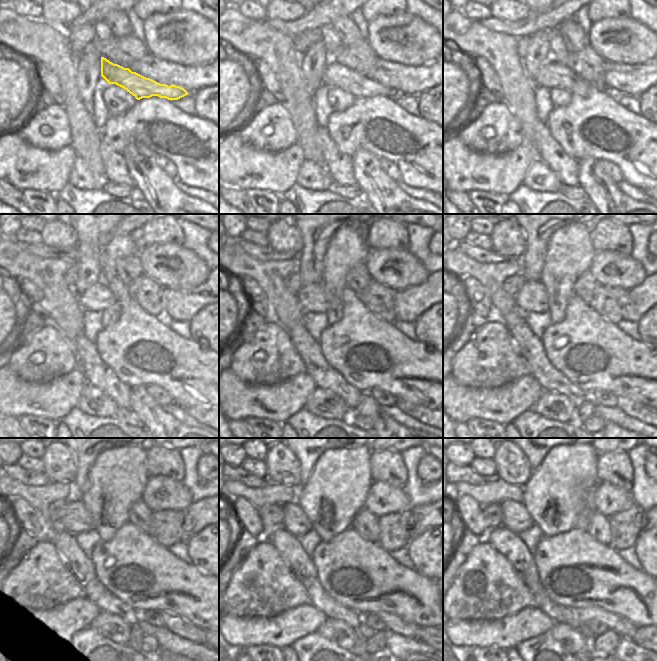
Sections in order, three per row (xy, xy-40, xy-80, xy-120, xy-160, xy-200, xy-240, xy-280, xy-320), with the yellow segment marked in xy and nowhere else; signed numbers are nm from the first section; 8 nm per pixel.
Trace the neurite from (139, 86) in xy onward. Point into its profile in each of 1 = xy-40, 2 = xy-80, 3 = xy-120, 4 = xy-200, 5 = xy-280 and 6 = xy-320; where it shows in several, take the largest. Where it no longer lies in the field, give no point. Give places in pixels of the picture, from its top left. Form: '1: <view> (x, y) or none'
1: xy-40 (335, 75)
2: xy-80 (553, 75)
3: xy-120 (97, 298)
4: xy-200 (532, 296)
5: xy-280 (295, 521)
6: xy-320 (516, 518)

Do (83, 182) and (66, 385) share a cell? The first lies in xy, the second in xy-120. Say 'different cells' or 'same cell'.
different cells

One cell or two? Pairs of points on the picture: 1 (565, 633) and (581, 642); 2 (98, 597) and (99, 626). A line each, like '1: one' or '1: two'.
1: one
2: two

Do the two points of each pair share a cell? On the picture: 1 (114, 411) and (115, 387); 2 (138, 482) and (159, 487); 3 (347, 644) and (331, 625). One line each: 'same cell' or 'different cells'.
1: different cells
2: different cells
3: same cell

